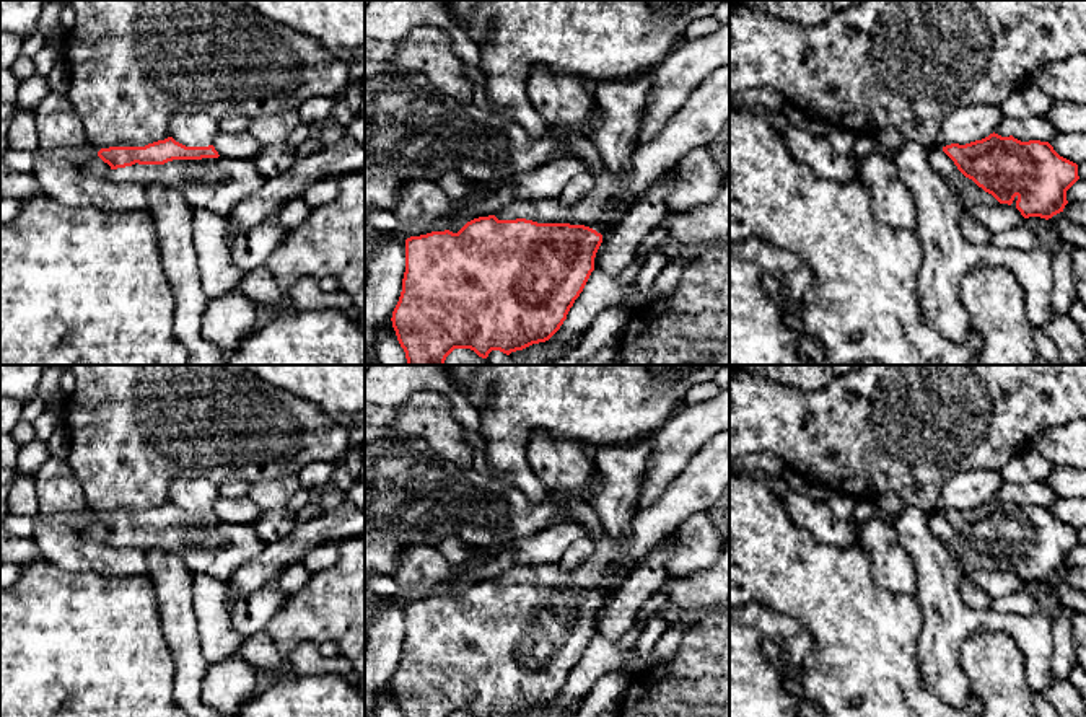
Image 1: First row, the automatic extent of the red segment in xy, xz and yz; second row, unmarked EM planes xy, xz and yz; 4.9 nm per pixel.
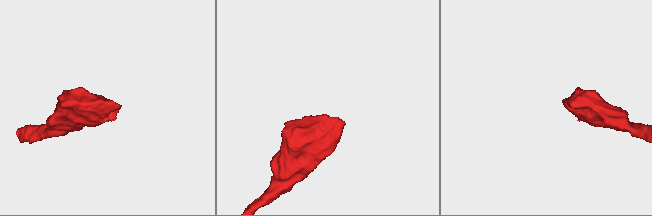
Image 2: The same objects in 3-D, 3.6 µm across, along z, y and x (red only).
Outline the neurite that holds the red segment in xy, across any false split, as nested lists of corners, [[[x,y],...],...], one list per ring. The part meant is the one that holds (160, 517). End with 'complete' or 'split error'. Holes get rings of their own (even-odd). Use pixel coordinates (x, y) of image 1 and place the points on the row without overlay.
[[[173,502],[145,512],[101,513],[98,521],[111,531],[112,538],[109,543],[114,546],[176,552],[192,575],[205,574],[225,583],[243,564],[257,557],[265,548],[265,543],[259,538],[254,525],[220,521],[213,510],[186,512]]]; split error

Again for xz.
[[[729,429],[707,442],[648,507],[633,513],[632,534],[615,541],[607,534],[586,497],[560,495],[560,504],[571,521],[580,523],[596,544],[594,552],[578,569],[563,572],[558,567],[513,565],[497,578],[467,587],[458,598],[449,595],[431,596],[405,605],[405,637],[402,657],[392,676],[392,693],[404,717],[453,717],[471,714],[474,717],[516,717],[532,709],[549,706],[563,689],[575,665],[583,657],[594,622],[602,608],[602,598],[620,585],[612,577],[615,565],[642,565],[650,552],[694,513],[708,513],[729,486]]]; split error

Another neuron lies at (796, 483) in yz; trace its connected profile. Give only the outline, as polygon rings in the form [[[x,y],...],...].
[[[786,466],[782,473],[782,477],[790,486],[791,490],[814,495],[816,499],[819,499],[822,502],[827,502],[829,495],[832,494],[832,490],[829,487],[821,486],[821,484],[816,486],[809,479],[801,476],[799,473],[796,473]]]

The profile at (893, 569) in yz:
[[[874,515],[861,526],[860,539],[869,559],[873,580],[891,593],[915,596],[917,569],[897,538],[894,521]]]

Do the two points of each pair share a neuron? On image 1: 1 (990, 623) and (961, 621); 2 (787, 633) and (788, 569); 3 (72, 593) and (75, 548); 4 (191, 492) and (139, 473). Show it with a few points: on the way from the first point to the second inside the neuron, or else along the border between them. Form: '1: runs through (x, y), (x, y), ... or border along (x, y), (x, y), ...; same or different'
1: runs through (984, 621), (967, 621); same
2: border along (751, 602), (790, 616), (814, 642); different
3: border along (46, 561), (69, 571), (95, 571), (111, 576); different
4: border along (209, 478), (178, 478), (171, 486), (168, 501); different

